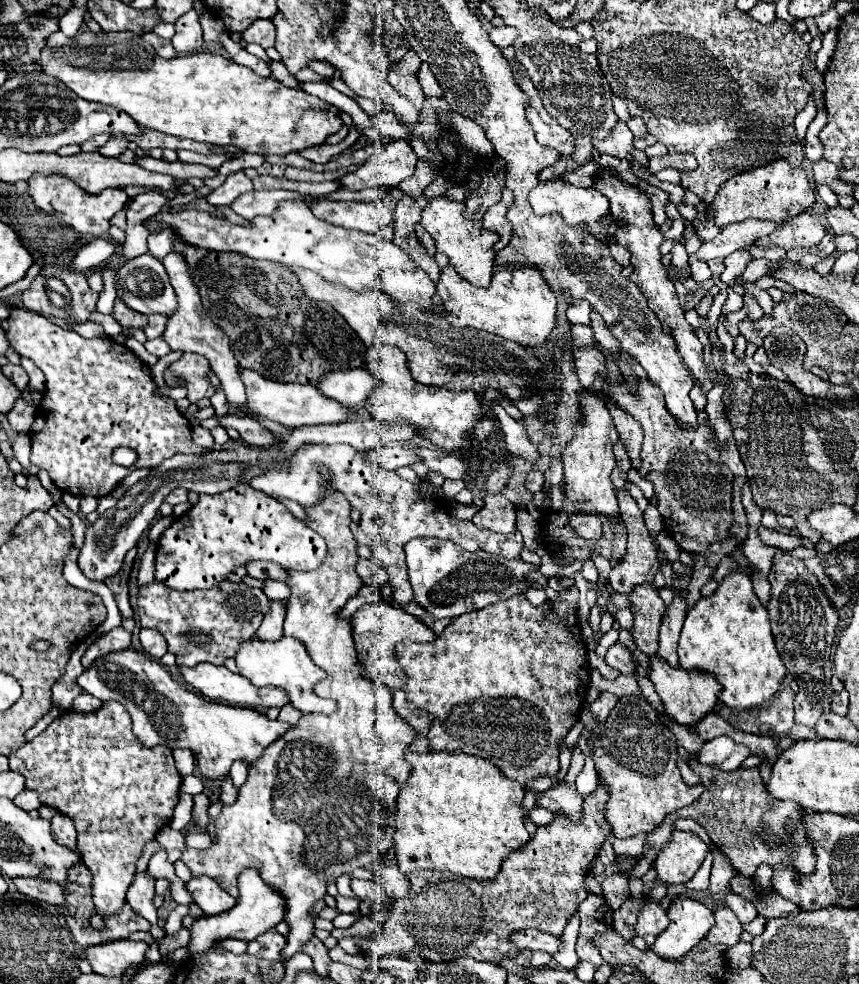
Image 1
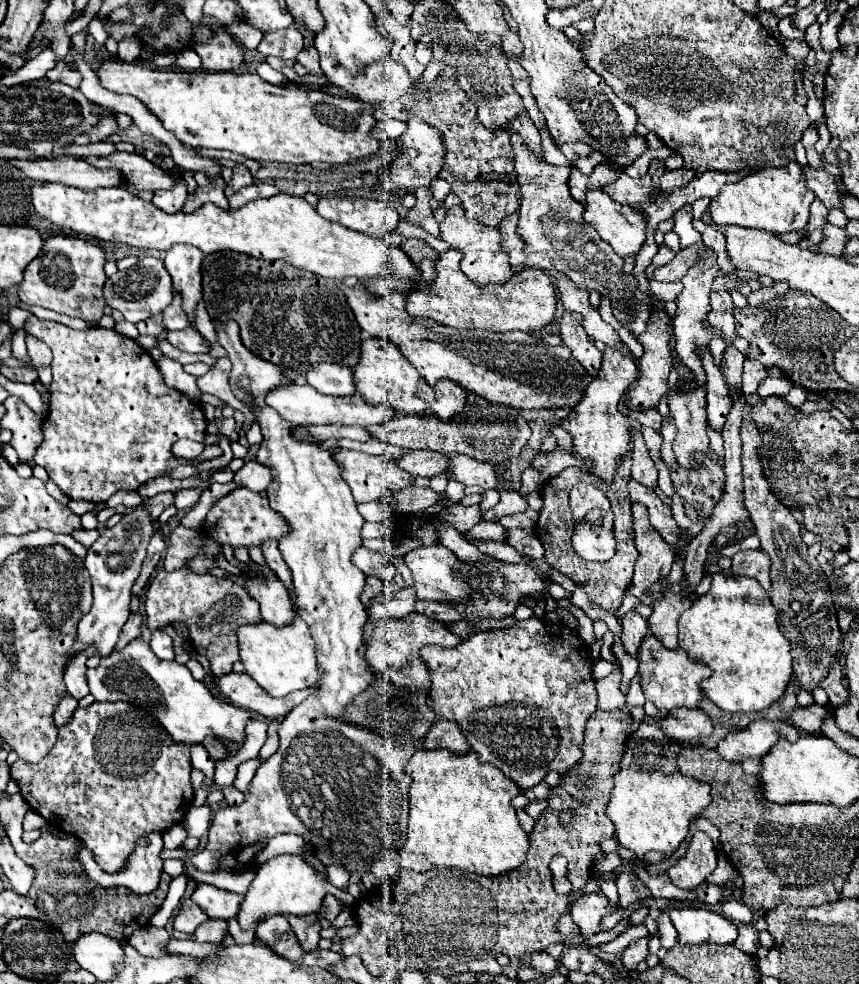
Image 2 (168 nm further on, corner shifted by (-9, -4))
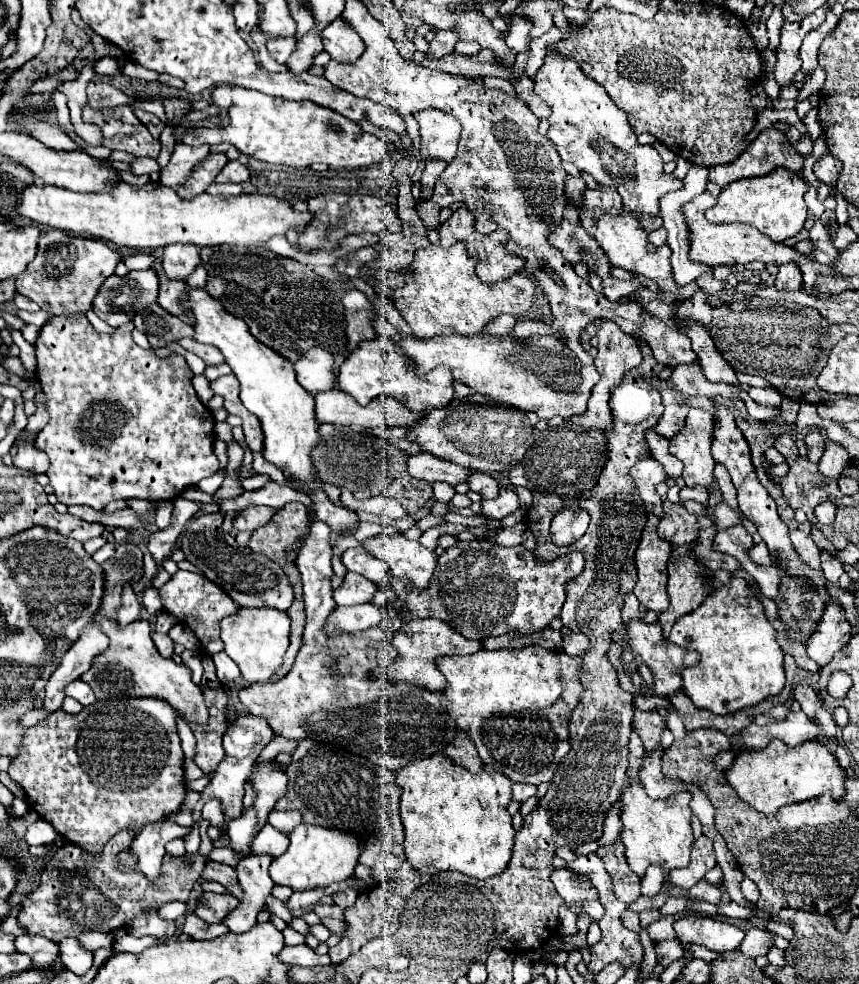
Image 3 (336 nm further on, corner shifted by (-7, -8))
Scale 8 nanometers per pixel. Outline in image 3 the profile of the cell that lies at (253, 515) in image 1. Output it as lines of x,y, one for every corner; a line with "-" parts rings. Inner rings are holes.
250,505
246,509
240,509
238,515
234,517
232,525
236,531
256,531
258,527
264,527
270,523
270,519
274,517
276,509
274,507
258,507
258,505

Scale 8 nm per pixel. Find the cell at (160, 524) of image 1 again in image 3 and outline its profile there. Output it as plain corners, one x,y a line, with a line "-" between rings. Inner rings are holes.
204,513
186,525
180,541
180,549
186,553
186,559
198,565
210,581
222,587
234,599
236,605
272,607
278,611
286,611
292,605
294,593
282,567
270,561
268,557
254,553
248,547
242,549
230,533
222,531
222,521
224,521
222,513

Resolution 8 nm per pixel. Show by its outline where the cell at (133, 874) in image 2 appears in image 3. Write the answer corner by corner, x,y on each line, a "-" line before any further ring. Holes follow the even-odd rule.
168,819
158,821
158,825
146,825
130,845
132,855
136,857
136,869
152,883
160,875
164,845
175,838
190,834
192,827
182,827

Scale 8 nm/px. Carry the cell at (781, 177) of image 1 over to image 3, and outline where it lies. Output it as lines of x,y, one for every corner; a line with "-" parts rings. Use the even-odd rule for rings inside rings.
776,167
772,173
752,179
740,179
722,189
718,201
704,215
710,223
748,223
754,225
760,233
768,235
774,243
782,243
794,235
798,235
804,227
808,207
804,201
804,193
808,191
808,183
792,173
786,167

